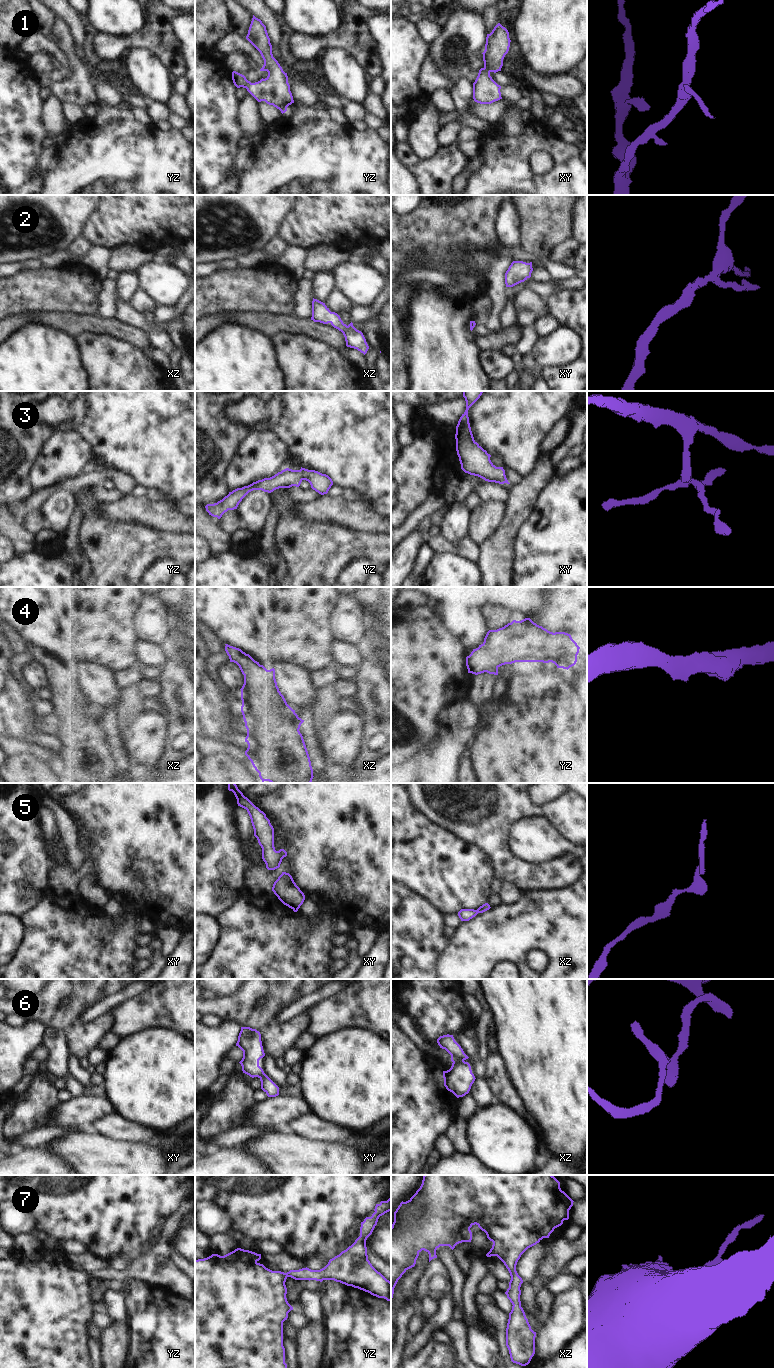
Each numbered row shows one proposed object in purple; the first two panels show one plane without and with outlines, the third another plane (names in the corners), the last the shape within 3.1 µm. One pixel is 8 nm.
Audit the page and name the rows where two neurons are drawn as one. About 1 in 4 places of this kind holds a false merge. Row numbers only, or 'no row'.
no row

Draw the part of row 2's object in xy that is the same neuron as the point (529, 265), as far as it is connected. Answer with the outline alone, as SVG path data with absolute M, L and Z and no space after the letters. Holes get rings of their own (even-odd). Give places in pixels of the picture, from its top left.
M513 261L505 273L506 287L513 287L531 277L532 262Z

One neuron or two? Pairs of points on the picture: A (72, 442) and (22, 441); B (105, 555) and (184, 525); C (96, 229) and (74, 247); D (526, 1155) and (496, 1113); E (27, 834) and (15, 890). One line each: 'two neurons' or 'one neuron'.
A: two neurons
B: two neurons
C: two neurons
D: one neuron
E: one neuron

